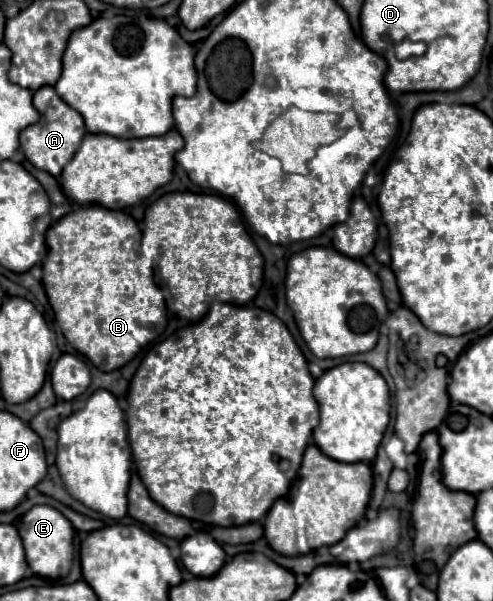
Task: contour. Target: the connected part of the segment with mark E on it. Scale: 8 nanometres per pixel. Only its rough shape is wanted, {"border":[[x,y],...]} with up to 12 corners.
{"border":[[52,506],[18,522],[34,574],[64,578],[74,528]]}

